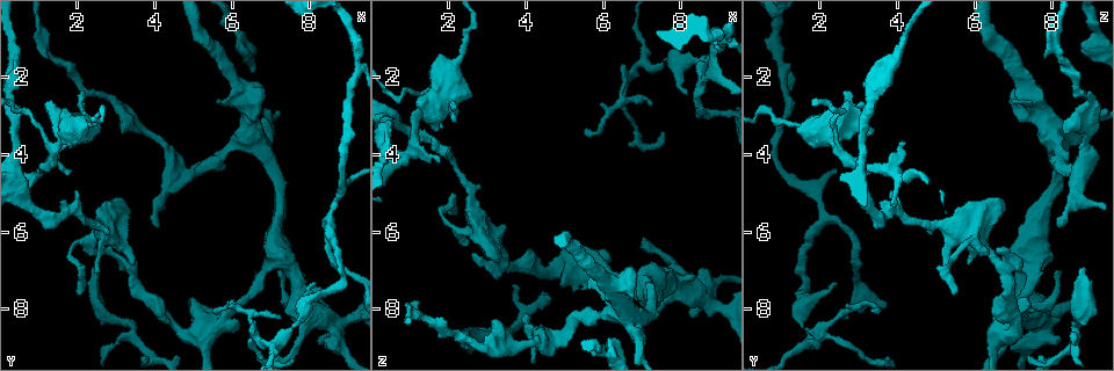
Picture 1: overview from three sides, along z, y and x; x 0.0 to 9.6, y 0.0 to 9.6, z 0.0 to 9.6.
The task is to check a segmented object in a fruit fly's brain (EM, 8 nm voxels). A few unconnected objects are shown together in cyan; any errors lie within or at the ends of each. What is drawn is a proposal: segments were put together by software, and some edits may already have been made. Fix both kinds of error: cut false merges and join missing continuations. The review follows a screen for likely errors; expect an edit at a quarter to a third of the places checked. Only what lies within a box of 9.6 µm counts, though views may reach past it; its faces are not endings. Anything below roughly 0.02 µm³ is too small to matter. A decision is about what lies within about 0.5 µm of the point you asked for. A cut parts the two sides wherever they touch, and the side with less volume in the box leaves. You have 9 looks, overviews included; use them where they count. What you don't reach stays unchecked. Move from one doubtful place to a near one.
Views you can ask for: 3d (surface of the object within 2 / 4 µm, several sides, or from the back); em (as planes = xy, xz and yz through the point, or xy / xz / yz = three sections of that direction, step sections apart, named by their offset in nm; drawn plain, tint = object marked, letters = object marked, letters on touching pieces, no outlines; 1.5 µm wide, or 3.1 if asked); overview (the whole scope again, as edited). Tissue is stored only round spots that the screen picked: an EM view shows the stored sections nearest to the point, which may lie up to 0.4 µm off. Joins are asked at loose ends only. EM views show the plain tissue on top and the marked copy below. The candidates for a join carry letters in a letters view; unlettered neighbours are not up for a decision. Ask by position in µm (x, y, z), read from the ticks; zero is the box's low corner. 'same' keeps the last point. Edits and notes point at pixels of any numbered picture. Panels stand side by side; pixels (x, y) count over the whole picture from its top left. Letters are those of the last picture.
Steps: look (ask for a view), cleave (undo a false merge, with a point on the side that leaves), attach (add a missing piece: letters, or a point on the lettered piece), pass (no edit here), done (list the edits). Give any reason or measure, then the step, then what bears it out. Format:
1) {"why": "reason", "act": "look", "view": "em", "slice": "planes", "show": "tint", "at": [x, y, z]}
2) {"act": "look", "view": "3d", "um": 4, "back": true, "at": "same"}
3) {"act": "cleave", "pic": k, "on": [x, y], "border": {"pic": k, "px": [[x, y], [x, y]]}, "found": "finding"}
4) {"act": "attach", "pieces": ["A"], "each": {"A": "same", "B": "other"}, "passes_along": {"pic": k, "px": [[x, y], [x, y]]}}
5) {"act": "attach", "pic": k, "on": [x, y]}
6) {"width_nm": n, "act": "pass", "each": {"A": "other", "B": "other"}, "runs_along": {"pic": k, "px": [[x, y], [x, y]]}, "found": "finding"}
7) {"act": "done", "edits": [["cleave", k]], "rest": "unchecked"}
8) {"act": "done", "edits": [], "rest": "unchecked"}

{"why": "branch point", "act": "look", "view": "em", "slice": "xz", "step": 4, "show": "tint", "at": [3.45, 8.70, 8.65]}

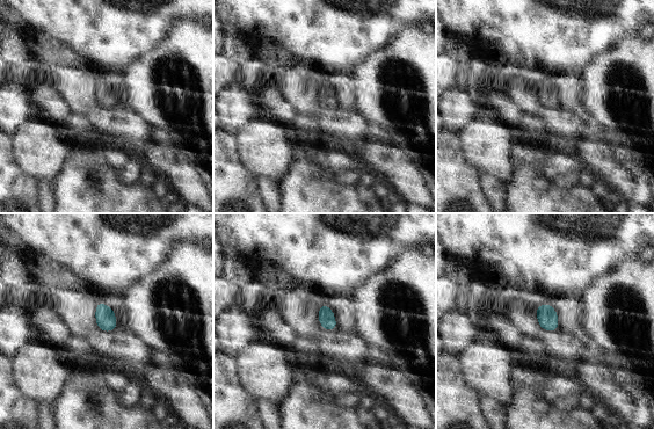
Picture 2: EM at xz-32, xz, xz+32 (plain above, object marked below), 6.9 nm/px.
{"act": "look", "view": "em", "slice": "planes", "show": "letters", "at": "same"}

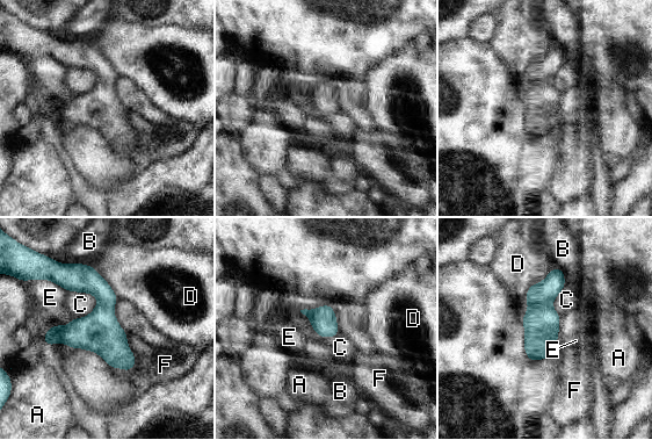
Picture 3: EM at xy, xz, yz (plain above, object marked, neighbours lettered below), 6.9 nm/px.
{"width_nm": 180, "act": "pass", "each": {"A": "other", "B": "other", "C": "other", "D": "other", "E": "other", "F": "other"}, "runs_along": {"pic": 3, "px": [[67, 269], [104, 297], [128, 367]]}, "found": "all the same neuron"}

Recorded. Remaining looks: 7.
{"why": "stops while still wide", "act": "look", "view": "3d", "um": 2, "at": [8.60, 9.10, 7.00]}

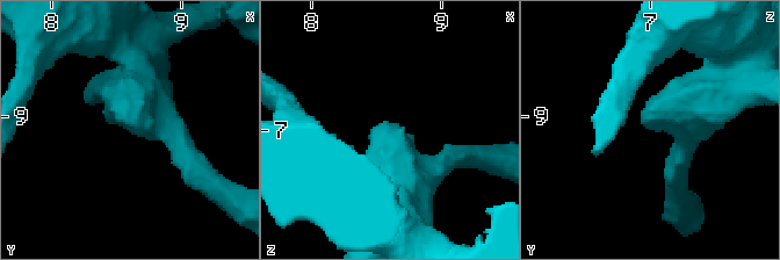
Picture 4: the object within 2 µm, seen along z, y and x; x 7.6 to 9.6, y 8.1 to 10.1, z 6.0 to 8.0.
{"why": "now the EM", "act": "look", "view": "em", "slice": "planes", "show": "letters", "at": [8.56, 9.06, 6.92]}

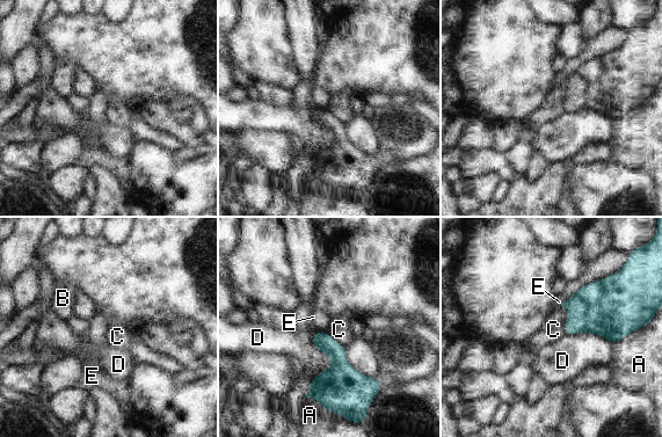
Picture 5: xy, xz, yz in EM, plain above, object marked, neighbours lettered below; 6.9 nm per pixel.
{"longest_contact_nm": ["D", 460], "act": "pass", "each": {"A": "other", "B": "other", "C": "other", "D": "other", "E": "other"}, "border": {"pic": 5, "px": [[317, 330], [332, 364], [304, 395]]}, "found": "no lettered piece goes on from it"}

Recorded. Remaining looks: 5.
{"why": "branch stops here", "act": "look", "view": "em", "slice": "planes", "show": "letters", "at": [8.15, 7.30, 2.40]}

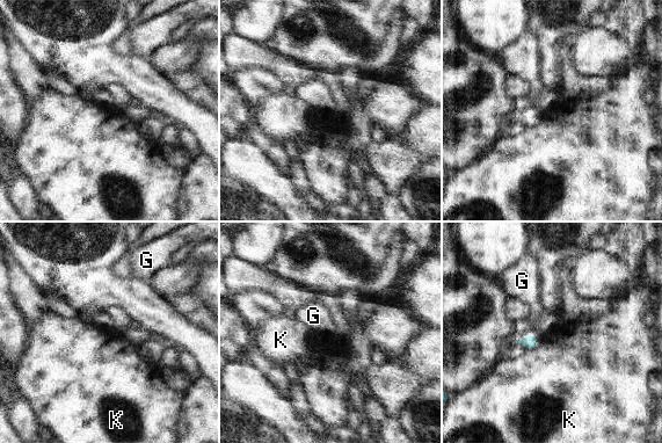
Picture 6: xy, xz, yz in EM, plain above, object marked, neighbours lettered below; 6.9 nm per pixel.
{"act": "pass", "each": {"G": "other", "K": "other"}, "border": {"pic": 6, "px": [[533, 334], [539, 339]]}, "found": "no lettered piece goes on from it"}

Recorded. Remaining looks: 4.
{"why": "branch stops here", "act": "look", "view": "em", "slice": "xz", "step": 4, "show": "tint", "at": [2.15, 2.40, 2.65]}

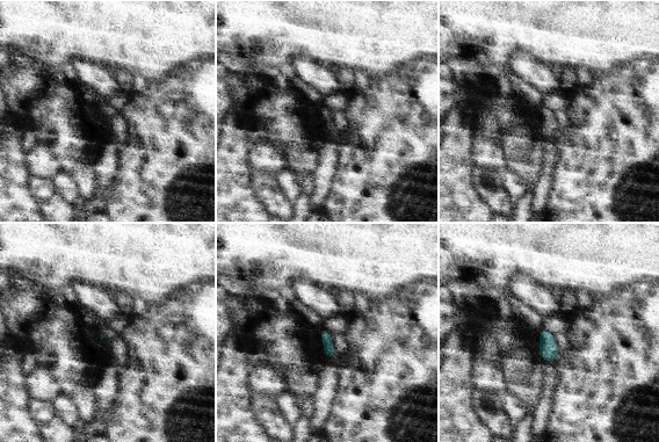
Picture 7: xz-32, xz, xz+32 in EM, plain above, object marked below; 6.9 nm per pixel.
{"why": "cut it another way", "act": "look", "view": "em", "slice": "yz", "step": 4, "show": "letters", "at": "same"}

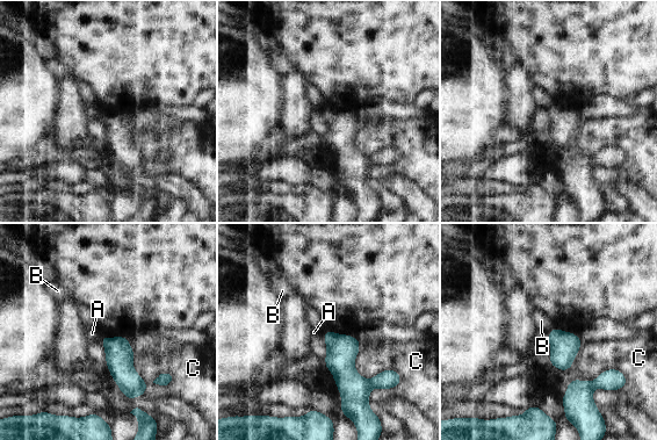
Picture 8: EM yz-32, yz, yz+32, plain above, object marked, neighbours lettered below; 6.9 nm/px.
{"width_nm": 180, "act": "pass", "each": {"A": "other", "B": "other", "C": "other"}, "border": {"pic": 8, "px": [[554, 326], [548, 332]]}, "found": "none of them fits"}

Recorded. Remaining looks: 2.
{"act": "done", "edits": [], "rest": "unchecked"}

